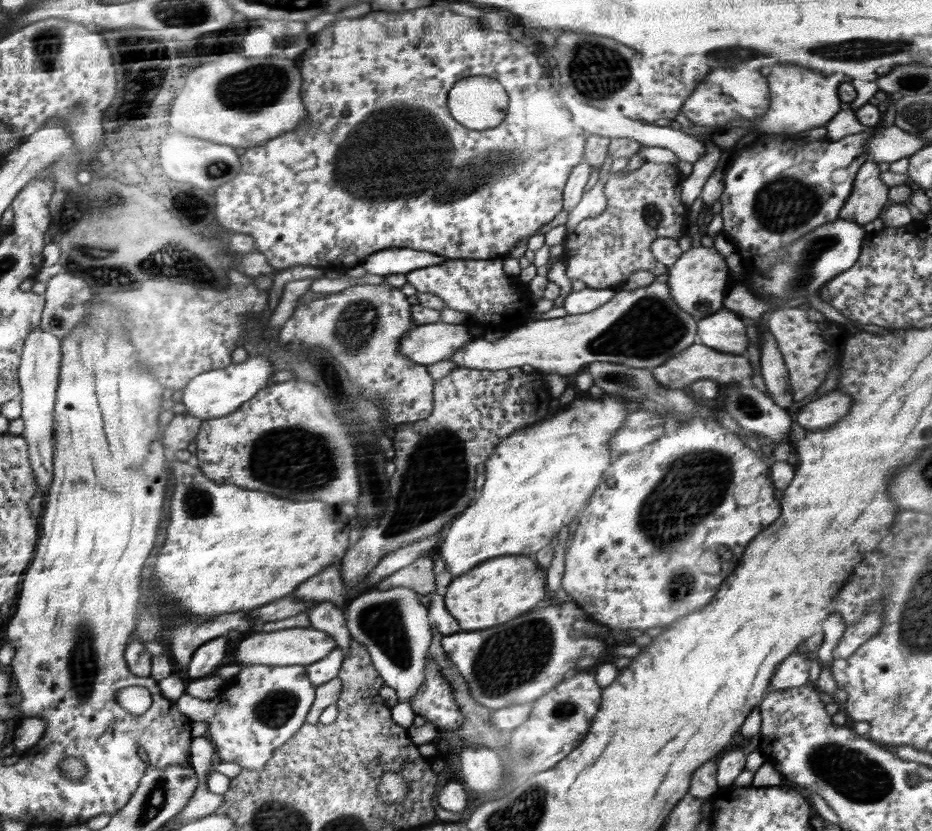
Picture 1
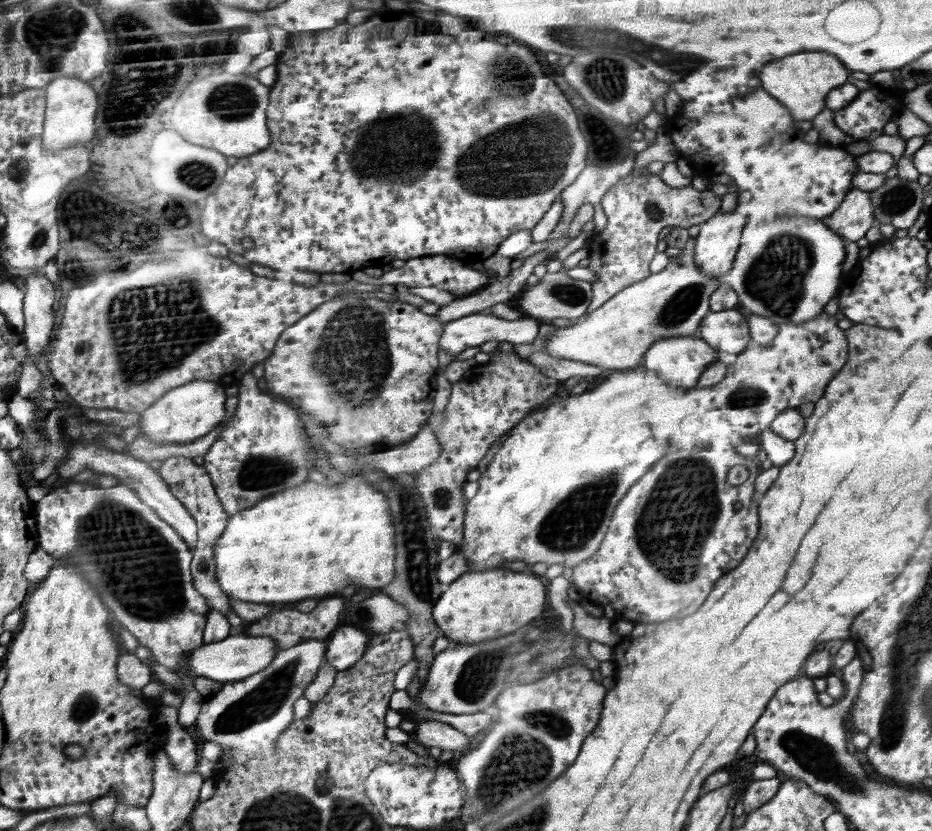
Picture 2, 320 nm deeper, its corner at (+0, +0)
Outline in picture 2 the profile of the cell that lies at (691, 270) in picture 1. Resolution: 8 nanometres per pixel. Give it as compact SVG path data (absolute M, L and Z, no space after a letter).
M735 210L716 213L699 226L696 236L695 263L709 277L722 278L732 268L734 256L743 244L748 218Z

